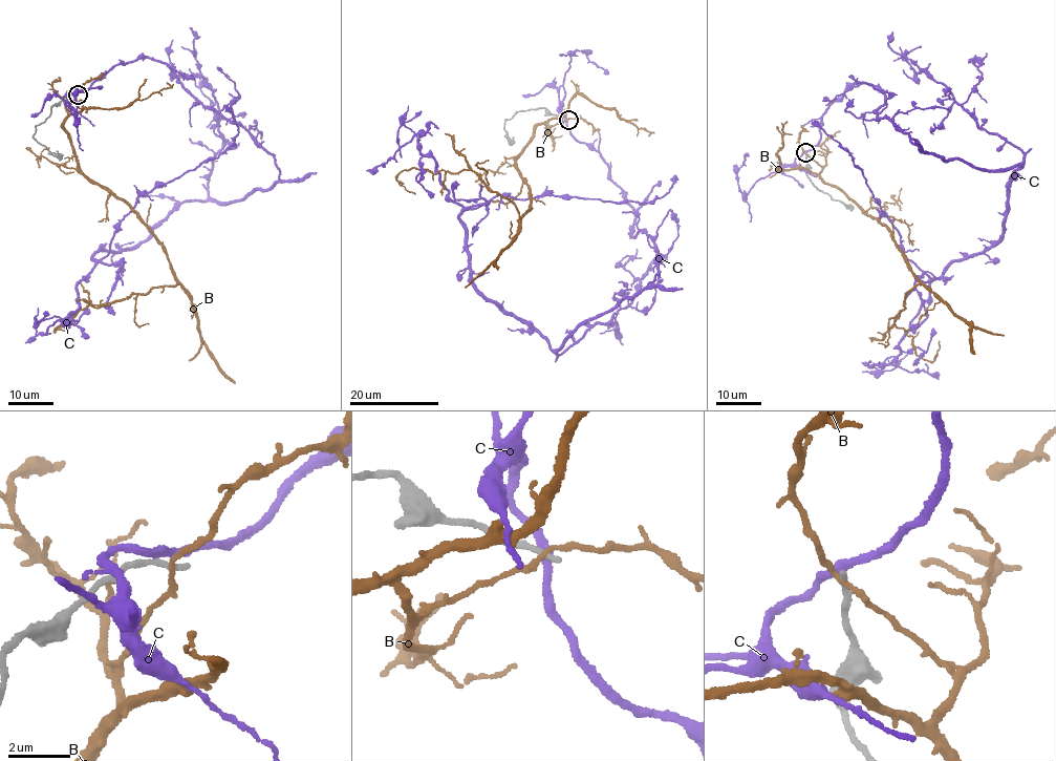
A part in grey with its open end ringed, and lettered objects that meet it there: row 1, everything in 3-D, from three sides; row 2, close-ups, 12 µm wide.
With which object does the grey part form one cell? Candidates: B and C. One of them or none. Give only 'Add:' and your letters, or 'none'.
Add: none

